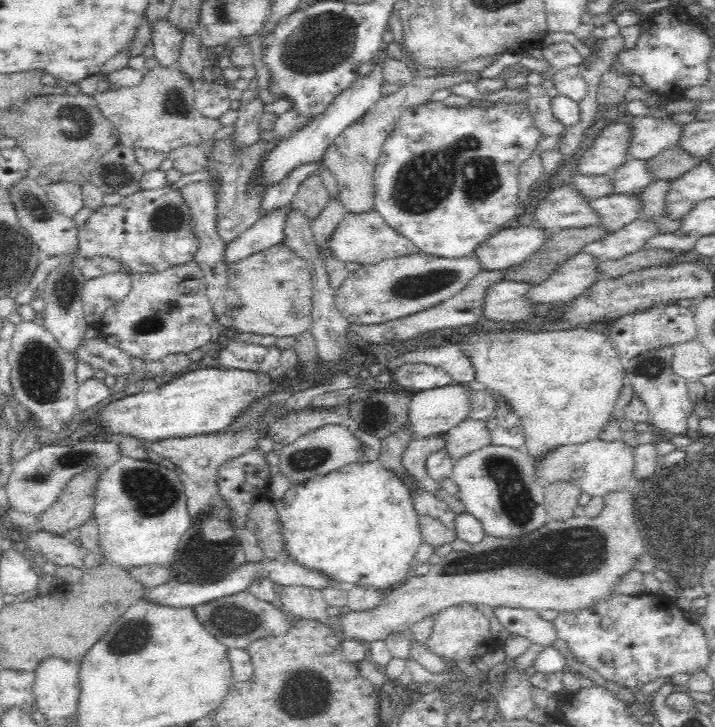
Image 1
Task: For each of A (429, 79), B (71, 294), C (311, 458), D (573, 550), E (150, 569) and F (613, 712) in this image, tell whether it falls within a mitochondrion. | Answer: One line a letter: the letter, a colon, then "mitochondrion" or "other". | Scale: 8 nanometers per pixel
A: other
B: other
C: mitochondrion
D: mitochondrion
E: other
F: other

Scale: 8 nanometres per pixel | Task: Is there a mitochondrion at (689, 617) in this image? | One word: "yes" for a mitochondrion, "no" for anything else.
no

